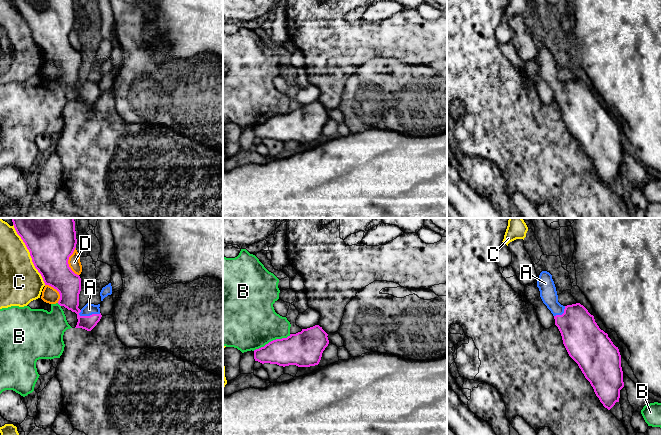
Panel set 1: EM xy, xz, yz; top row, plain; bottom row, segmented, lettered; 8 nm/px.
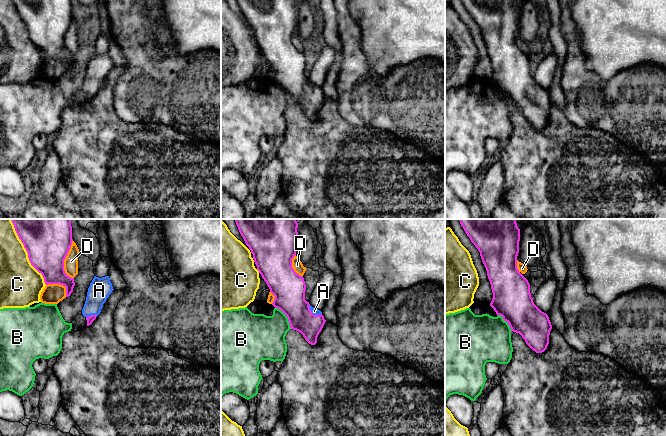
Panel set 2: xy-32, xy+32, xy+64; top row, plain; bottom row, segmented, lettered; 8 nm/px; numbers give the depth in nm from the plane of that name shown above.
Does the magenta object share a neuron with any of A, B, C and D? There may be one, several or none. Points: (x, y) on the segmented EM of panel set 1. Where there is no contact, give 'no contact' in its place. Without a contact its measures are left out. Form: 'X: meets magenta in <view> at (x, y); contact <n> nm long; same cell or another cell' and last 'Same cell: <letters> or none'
A: meets magenta in xy at (90, 315); contact 180 nm long; same cell
B: meets magenta in xz at (271, 341); contact 340 nm long; another cell
C: meets magenta in xy at (30, 254); contact 550 nm long; another cell
D: meets magenta in xy at (67, 262); contact 240 nm long; another cell
Same cell: A

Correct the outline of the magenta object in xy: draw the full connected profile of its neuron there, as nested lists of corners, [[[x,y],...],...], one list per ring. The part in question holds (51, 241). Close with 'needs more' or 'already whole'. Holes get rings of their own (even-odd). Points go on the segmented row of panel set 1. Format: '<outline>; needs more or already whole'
[[[12,218],[12,222],[45,285],[59,292],[58,304],[77,314],[75,328],[91,331],[102,315],[100,304],[78,308],[81,278],[68,264],[77,244],[74,218]]]; needs more

